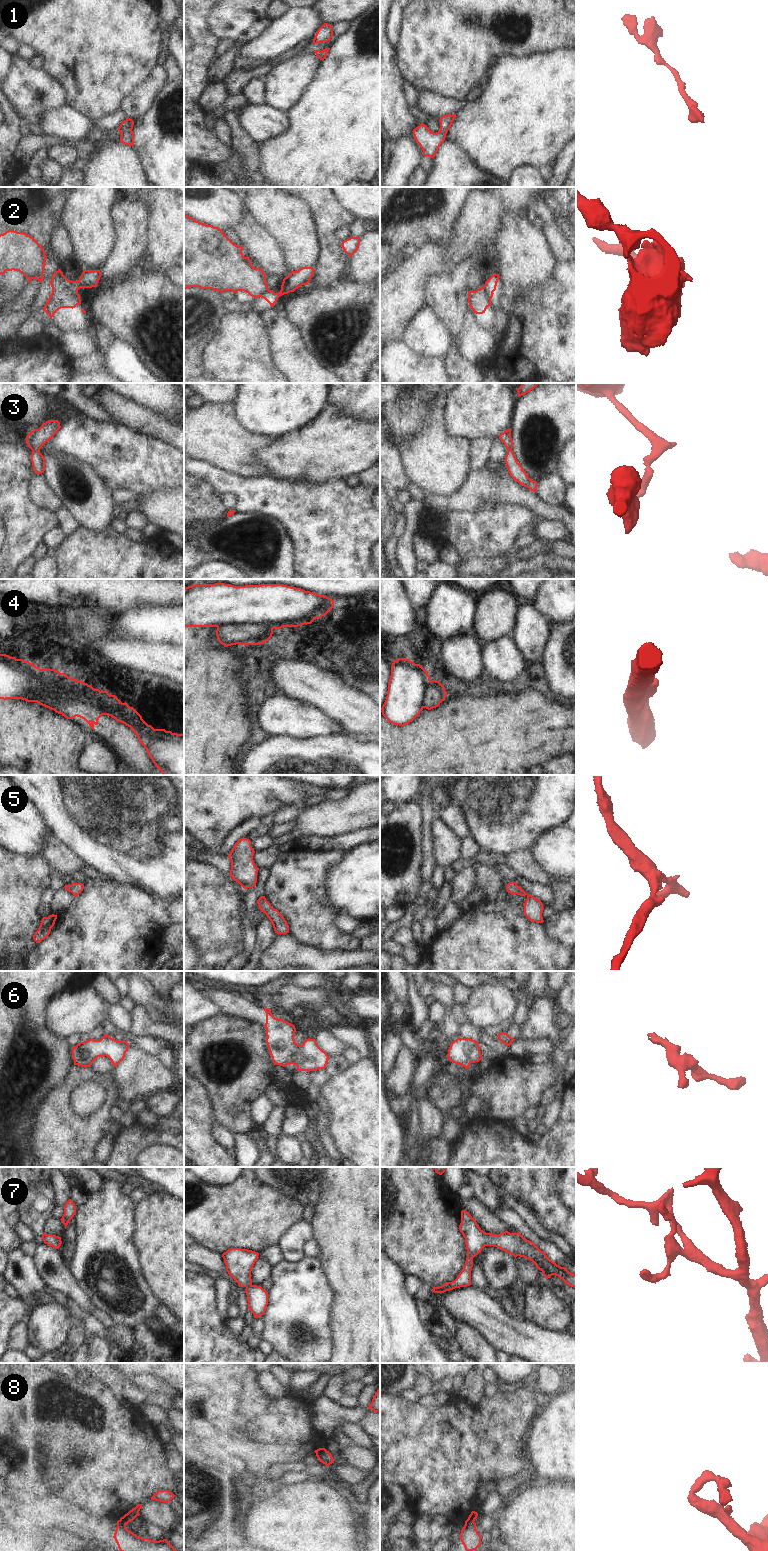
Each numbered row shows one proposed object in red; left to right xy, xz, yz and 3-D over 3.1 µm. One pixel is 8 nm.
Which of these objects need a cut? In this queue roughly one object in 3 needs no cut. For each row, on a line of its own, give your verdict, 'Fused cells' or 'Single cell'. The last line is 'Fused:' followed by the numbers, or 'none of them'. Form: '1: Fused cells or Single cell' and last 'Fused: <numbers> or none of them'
1: Single cell
2: Fused cells
3: Single cell
4: Fused cells
5: Single cell
6: Single cell
7: Single cell
8: Fused cells
Fused: 2, 4, 8

